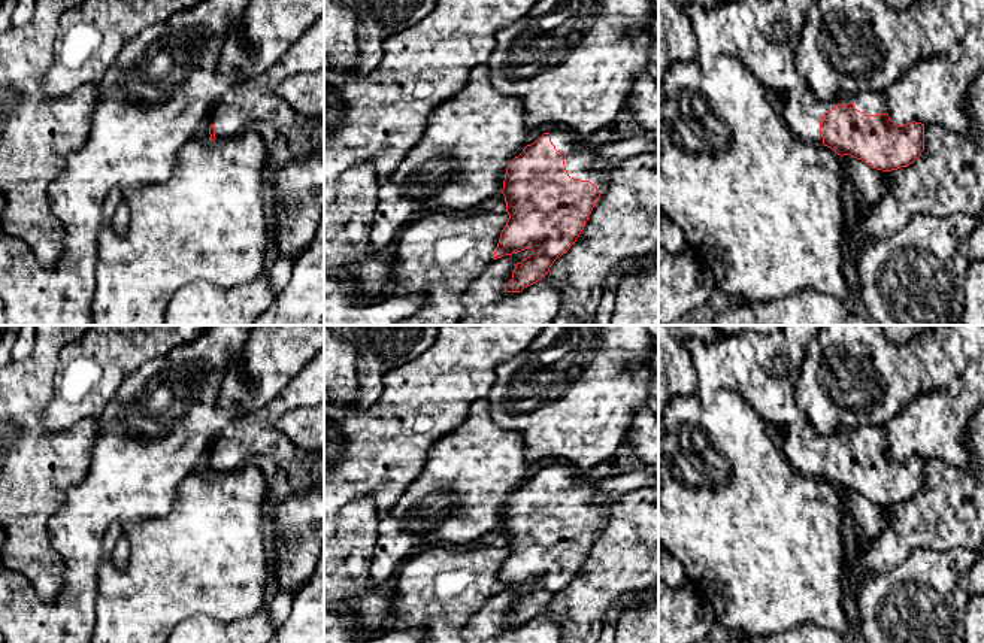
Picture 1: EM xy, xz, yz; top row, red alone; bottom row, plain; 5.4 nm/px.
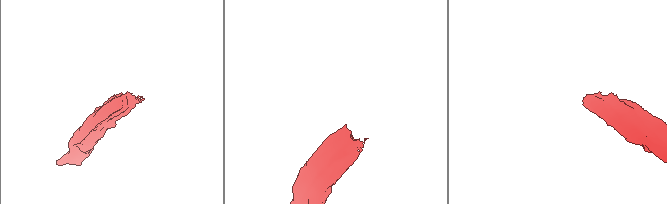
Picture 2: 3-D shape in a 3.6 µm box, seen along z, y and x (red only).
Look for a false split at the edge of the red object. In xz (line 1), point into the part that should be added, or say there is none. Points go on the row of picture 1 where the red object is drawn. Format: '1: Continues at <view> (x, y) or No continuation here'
1: Continues at xz (580, 155)

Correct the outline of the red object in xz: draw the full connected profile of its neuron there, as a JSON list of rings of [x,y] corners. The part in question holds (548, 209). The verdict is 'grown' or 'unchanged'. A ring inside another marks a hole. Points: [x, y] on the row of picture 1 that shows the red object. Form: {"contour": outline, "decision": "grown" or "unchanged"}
{"contour": [[[552,128],[508,164],[500,192],[509,219],[500,233],[494,260],[524,249],[530,249],[532,255],[515,264],[505,291],[521,292],[541,280],[582,233],[617,167],[591,167],[599,148],[563,139]]], "decision": "grown"}

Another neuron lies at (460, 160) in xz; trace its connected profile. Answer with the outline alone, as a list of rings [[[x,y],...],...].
[[[475,66],[466,87],[432,110],[421,139],[382,181],[370,222],[369,252],[391,249],[400,230],[418,218],[463,212],[499,194],[508,164],[527,146],[529,133],[523,98],[497,91],[488,66]]]

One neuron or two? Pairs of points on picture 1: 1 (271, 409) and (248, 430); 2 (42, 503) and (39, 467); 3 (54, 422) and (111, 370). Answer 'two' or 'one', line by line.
1: one
2: one
3: one

